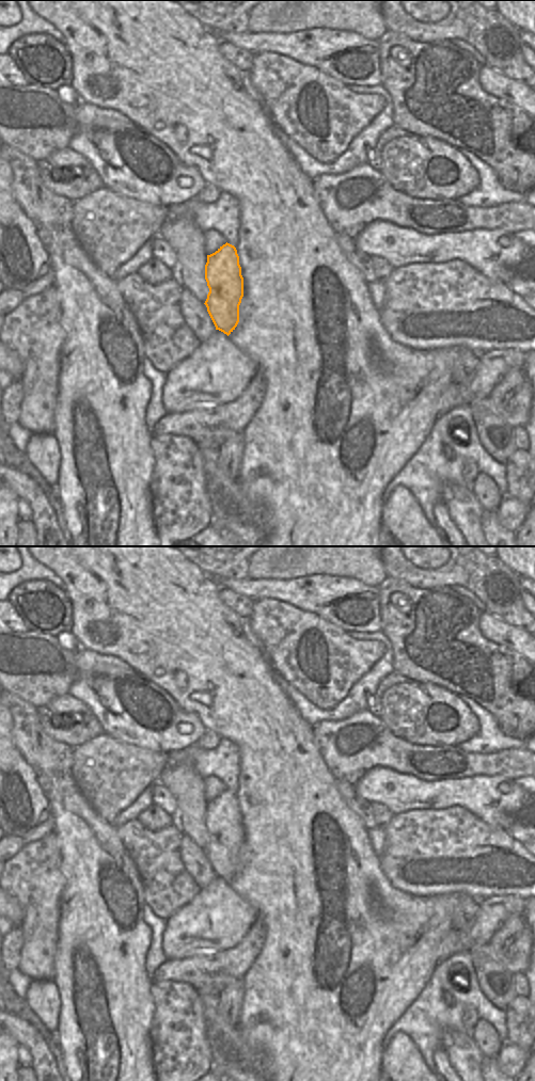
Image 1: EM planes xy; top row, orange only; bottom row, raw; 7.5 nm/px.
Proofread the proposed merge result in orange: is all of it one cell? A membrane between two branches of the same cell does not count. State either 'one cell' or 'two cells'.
one cell

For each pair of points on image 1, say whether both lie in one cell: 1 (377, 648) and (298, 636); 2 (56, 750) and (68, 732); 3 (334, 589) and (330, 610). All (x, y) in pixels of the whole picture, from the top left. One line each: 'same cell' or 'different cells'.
1: same cell
2: different cells
3: same cell

